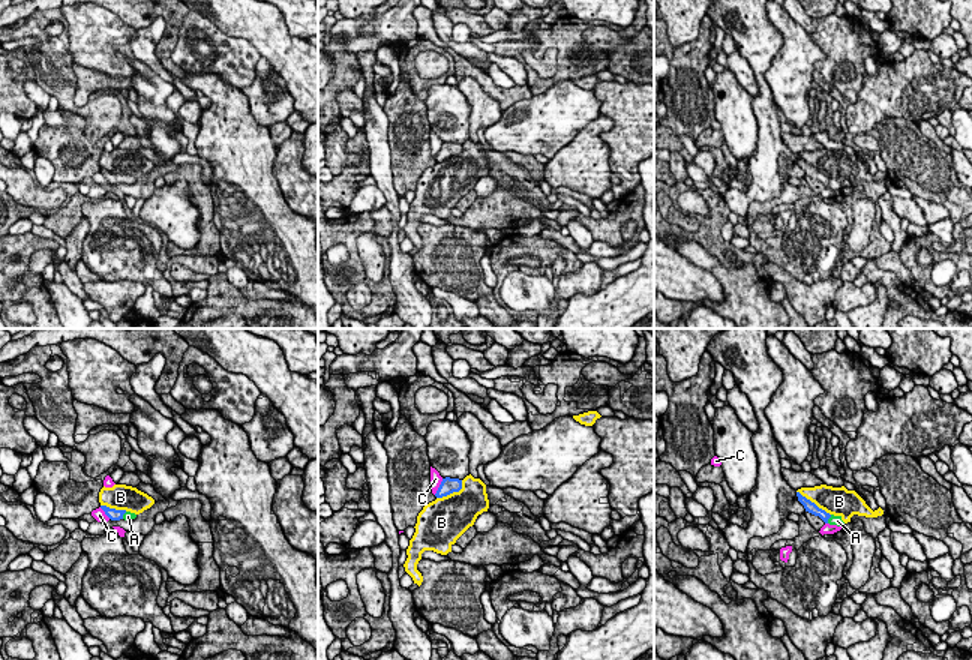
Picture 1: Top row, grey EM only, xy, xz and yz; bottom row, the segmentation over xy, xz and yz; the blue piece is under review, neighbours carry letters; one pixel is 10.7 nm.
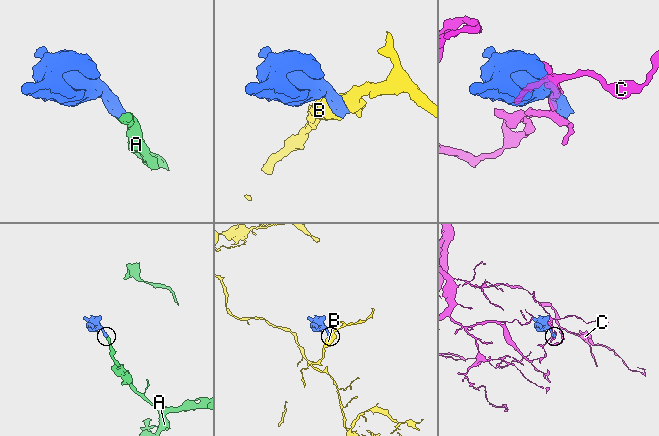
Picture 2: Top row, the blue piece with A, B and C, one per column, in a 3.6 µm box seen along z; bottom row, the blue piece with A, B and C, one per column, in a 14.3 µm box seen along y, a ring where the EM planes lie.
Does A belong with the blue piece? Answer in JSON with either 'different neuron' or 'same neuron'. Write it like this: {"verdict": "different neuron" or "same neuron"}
{"verdict": "same neuron"}

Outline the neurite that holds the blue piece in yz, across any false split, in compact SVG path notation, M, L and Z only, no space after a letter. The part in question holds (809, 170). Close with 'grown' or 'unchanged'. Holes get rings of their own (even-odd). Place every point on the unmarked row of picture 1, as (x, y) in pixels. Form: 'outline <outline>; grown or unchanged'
outline M796 156L798 165L804 170L806 176L819 180L825 188L843 190L844 186L842 184L842 180L834 180L826 177L825 174L819 172L814 166L802 160L800 156Z; grown

